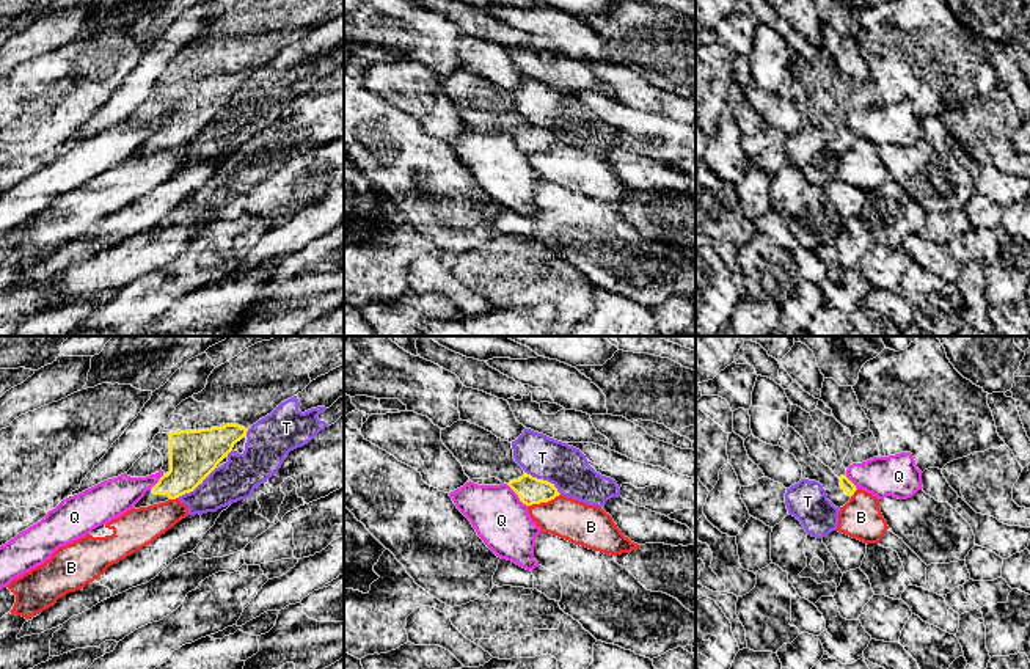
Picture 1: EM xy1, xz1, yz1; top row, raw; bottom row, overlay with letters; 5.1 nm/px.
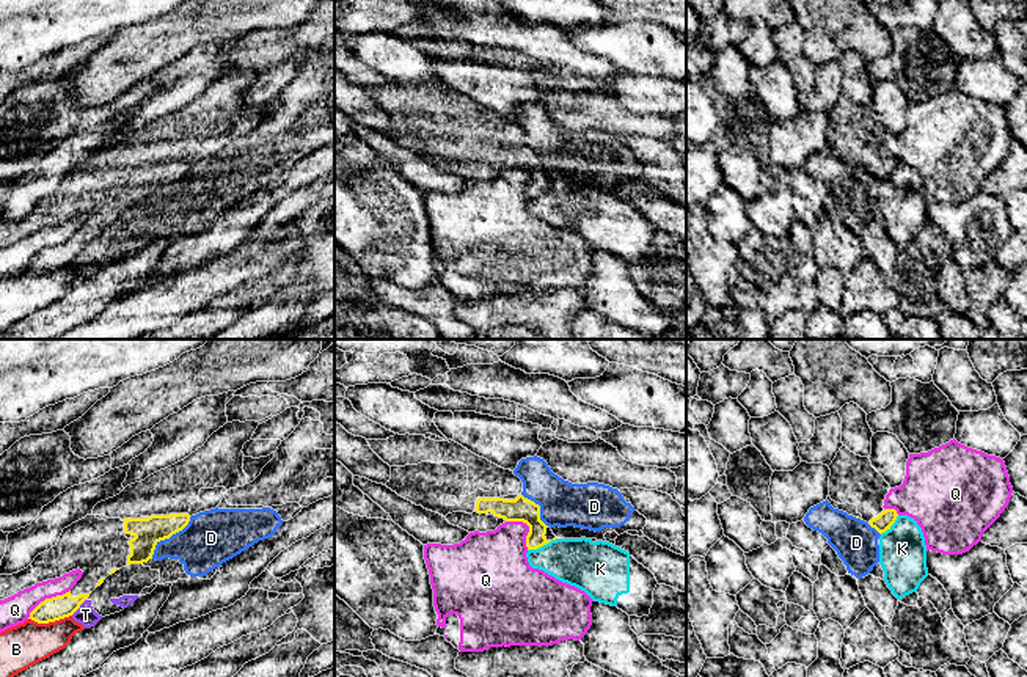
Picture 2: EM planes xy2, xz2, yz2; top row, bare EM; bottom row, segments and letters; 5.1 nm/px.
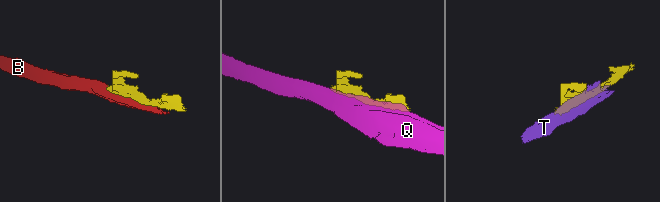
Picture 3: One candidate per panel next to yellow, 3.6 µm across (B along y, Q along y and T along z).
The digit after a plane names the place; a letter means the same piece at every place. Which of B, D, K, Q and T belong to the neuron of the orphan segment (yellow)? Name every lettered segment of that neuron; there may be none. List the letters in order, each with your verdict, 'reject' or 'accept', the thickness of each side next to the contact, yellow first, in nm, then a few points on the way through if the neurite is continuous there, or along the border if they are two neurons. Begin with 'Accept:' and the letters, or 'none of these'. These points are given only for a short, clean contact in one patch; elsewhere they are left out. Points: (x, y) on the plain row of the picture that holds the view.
Accept: none of these
B: reject; calibres 120 and 220 nm
D: reject; calibres 140 and 280 nm; border xy2 (190, 165), (181, 178), (162, 187), (151, 204)
K: reject; calibres 130 and 260 nm
Q: reject; calibres 120 and 150 nm
T: reject; calibres 260 and 200 nm

